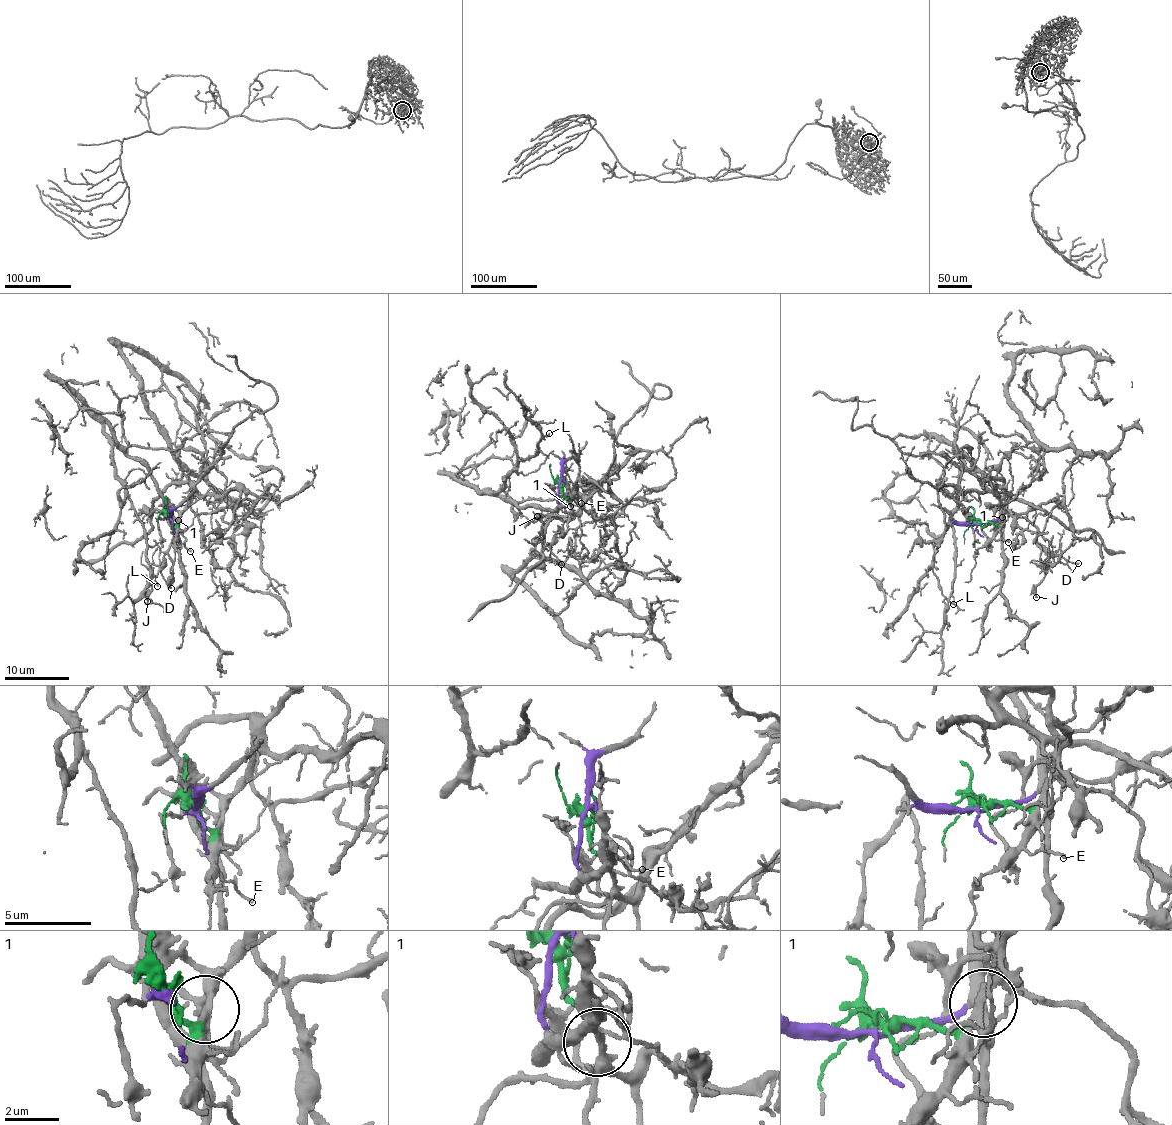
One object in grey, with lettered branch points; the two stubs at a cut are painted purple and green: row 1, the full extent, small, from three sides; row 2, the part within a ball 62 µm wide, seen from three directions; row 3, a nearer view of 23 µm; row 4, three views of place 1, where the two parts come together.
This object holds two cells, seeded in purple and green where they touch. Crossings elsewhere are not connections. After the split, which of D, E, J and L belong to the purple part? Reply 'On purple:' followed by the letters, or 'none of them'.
On purple: L

